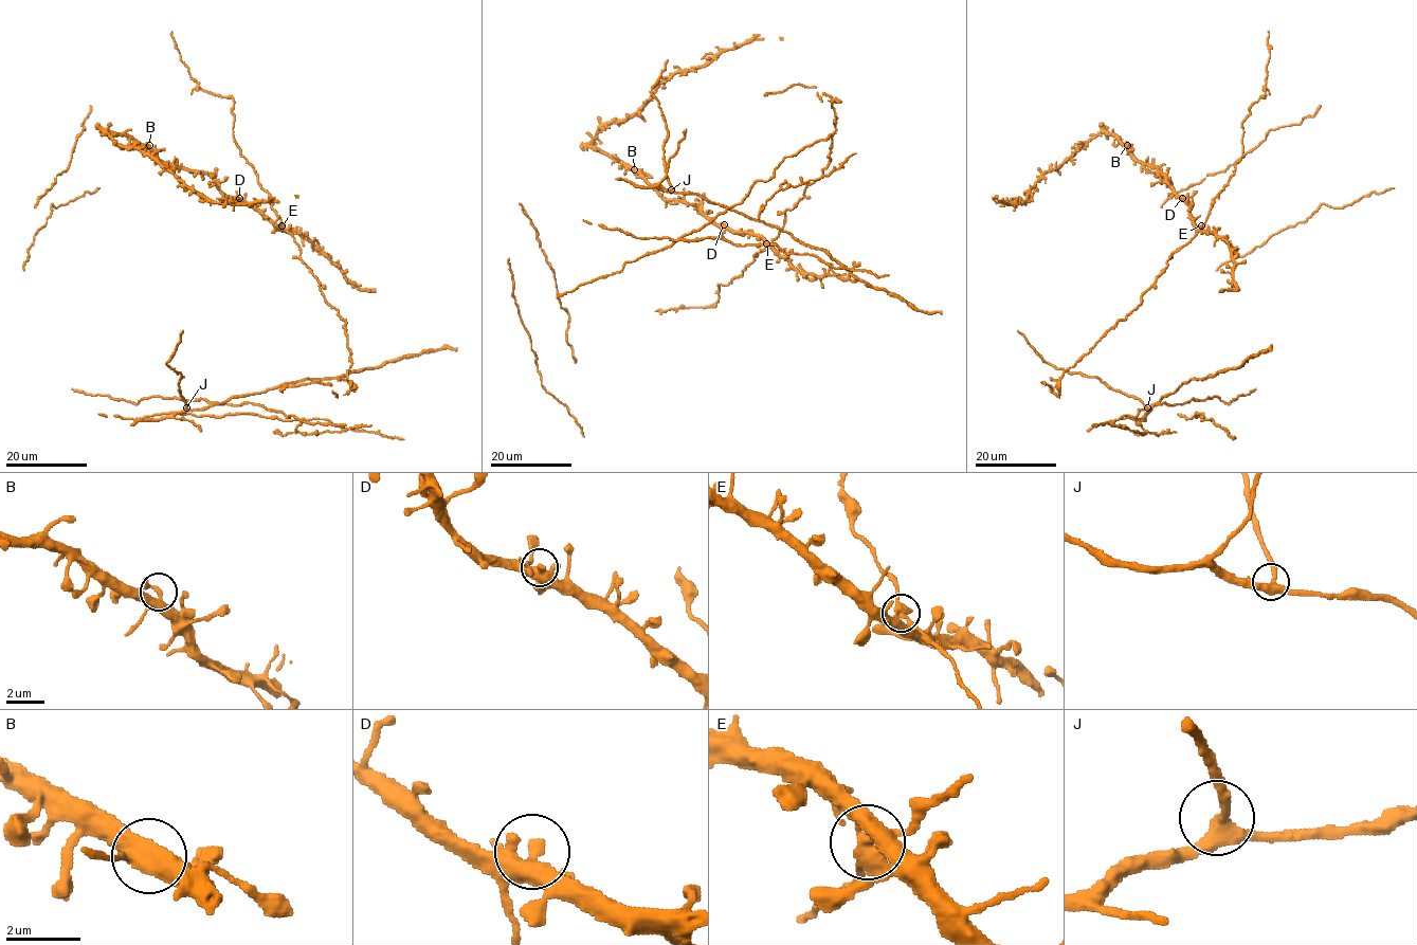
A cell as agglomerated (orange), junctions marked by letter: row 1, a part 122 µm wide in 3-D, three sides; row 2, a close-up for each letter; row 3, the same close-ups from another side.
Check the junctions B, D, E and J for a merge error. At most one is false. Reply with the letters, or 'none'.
E

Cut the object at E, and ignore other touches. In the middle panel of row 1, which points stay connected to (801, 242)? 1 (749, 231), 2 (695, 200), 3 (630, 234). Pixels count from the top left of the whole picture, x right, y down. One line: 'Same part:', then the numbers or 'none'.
Same part: 1, 2, 3

